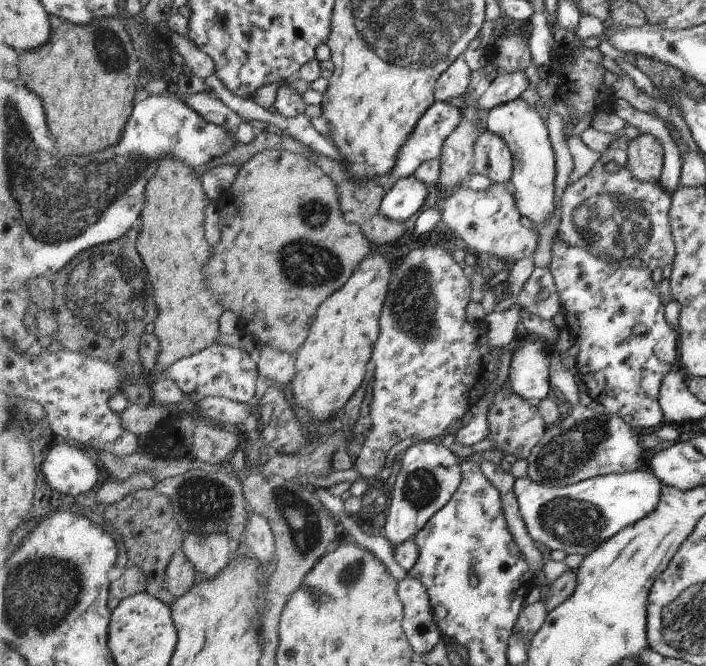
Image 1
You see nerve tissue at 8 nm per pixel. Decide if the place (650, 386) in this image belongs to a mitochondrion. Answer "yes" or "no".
no

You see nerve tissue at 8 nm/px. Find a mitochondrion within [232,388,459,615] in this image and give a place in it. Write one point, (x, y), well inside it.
(302, 521)

